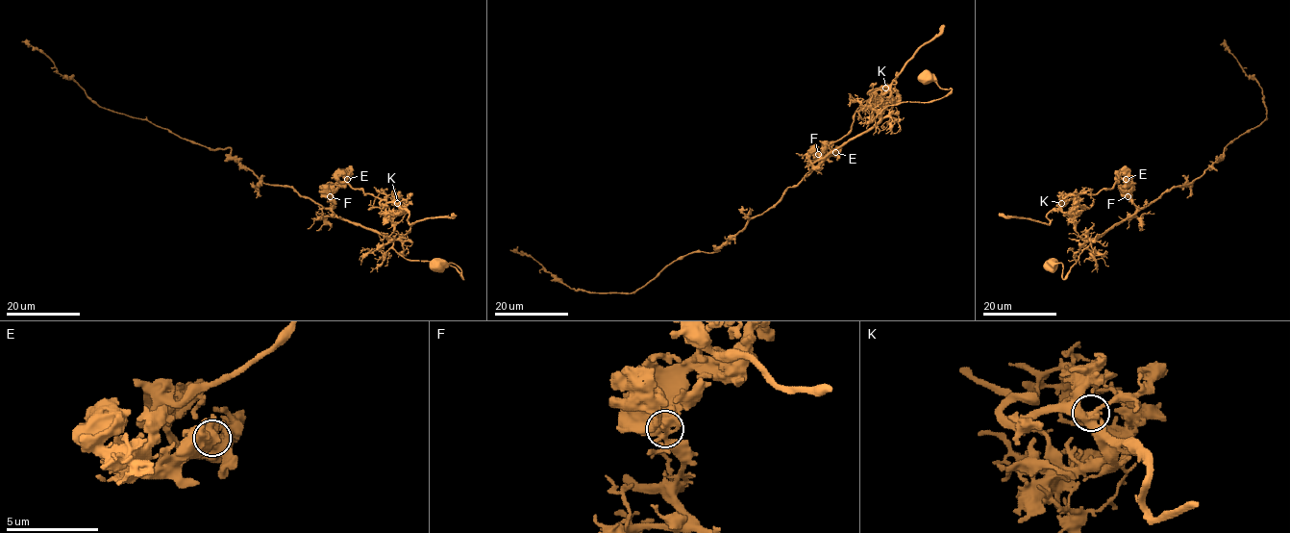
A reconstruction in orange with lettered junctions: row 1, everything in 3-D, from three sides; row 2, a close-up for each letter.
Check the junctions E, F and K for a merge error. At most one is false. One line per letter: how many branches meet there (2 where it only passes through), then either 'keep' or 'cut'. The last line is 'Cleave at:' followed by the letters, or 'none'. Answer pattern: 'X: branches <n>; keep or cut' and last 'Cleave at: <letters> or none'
E: branches 3; keep
F: branches 3; cut
K: branches 3; keep
Cleave at: F

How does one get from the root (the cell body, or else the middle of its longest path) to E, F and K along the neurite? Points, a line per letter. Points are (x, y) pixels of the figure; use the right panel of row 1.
E: (1051, 266), (1050, 269), (1060, 263), (1064, 278), (1084, 249), (1137, 210), (1130, 198), (1132, 186), (1126, 179)
F: (1051, 266), (1050, 269), (1060, 263), (1064, 278), (1084, 249), (1137, 210), (1128, 196)
K: (1051, 266), (1050, 269), (1060, 263), (1064, 278), (1091, 241), (1079, 235), (1075, 218), (1062, 211), (1061, 203)

